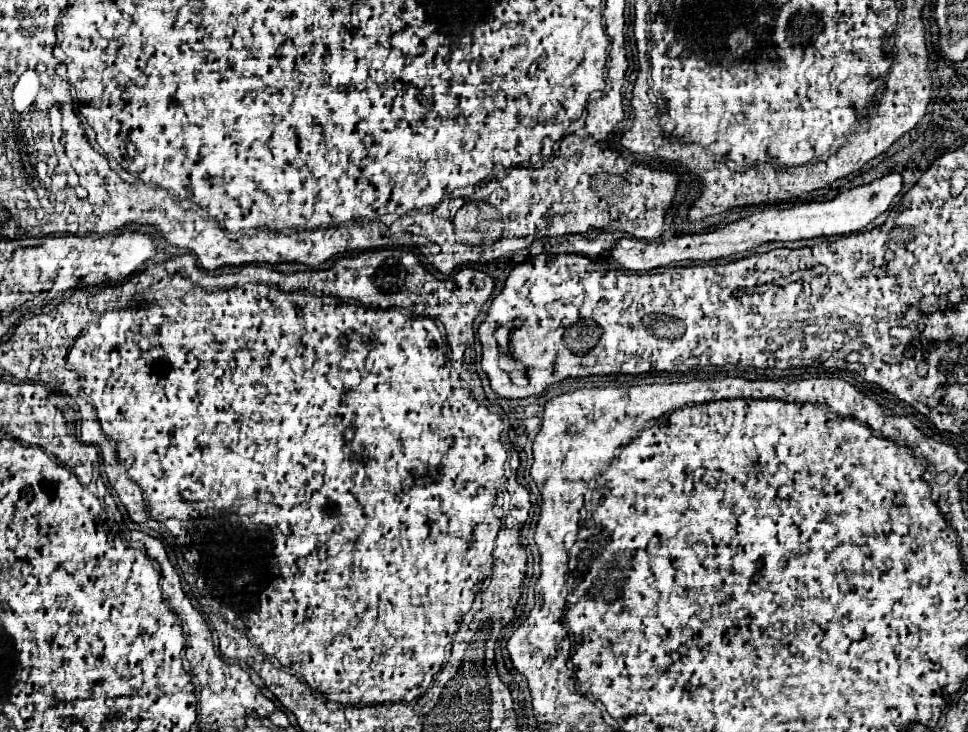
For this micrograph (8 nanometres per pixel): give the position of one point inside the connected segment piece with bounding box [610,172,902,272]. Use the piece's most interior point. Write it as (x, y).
(849, 212)

